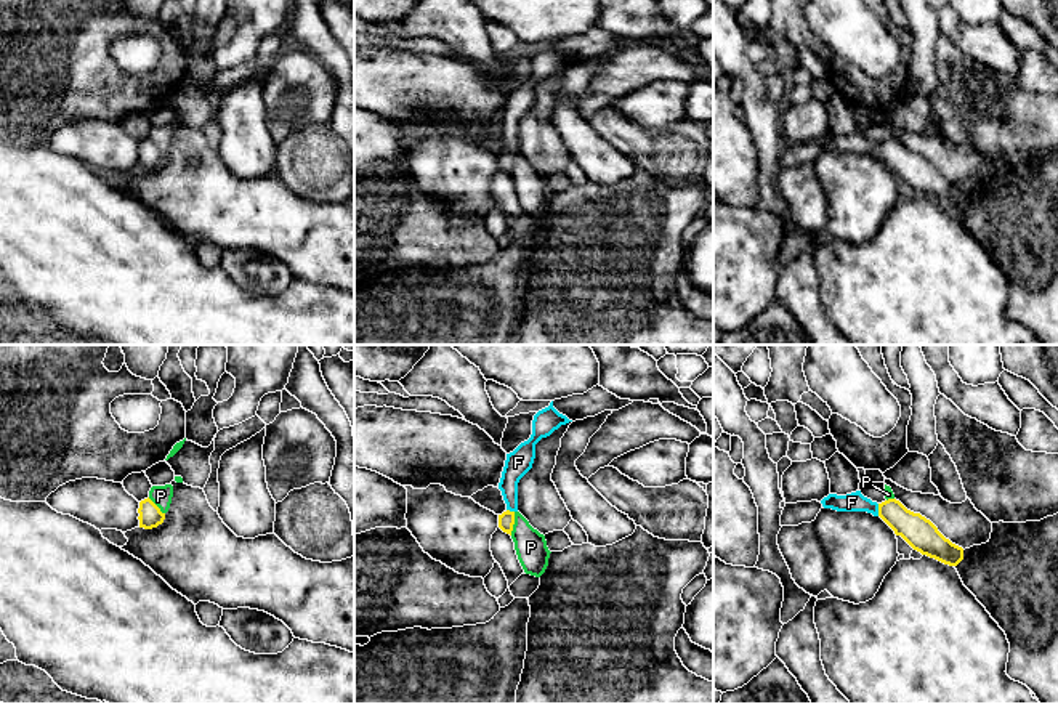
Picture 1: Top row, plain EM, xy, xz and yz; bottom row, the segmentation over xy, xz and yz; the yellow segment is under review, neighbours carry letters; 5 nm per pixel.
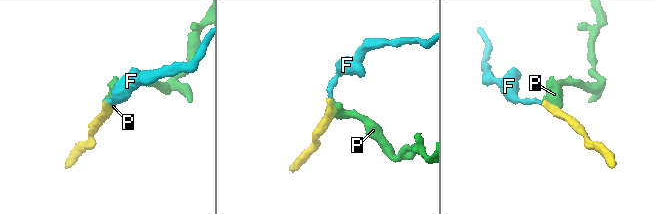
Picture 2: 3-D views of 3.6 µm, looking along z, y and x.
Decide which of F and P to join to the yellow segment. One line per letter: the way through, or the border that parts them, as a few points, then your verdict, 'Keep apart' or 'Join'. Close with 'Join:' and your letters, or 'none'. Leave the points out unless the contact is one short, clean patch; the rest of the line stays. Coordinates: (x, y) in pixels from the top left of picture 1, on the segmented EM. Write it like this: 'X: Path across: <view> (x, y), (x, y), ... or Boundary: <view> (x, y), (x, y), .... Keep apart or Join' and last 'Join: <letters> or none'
F: Path across: yz (917, 531), (890, 510), (879, 510), (852, 502). Join
P: Boundary: xz (515, 512), (510, 534). Keep apart
Join: F

